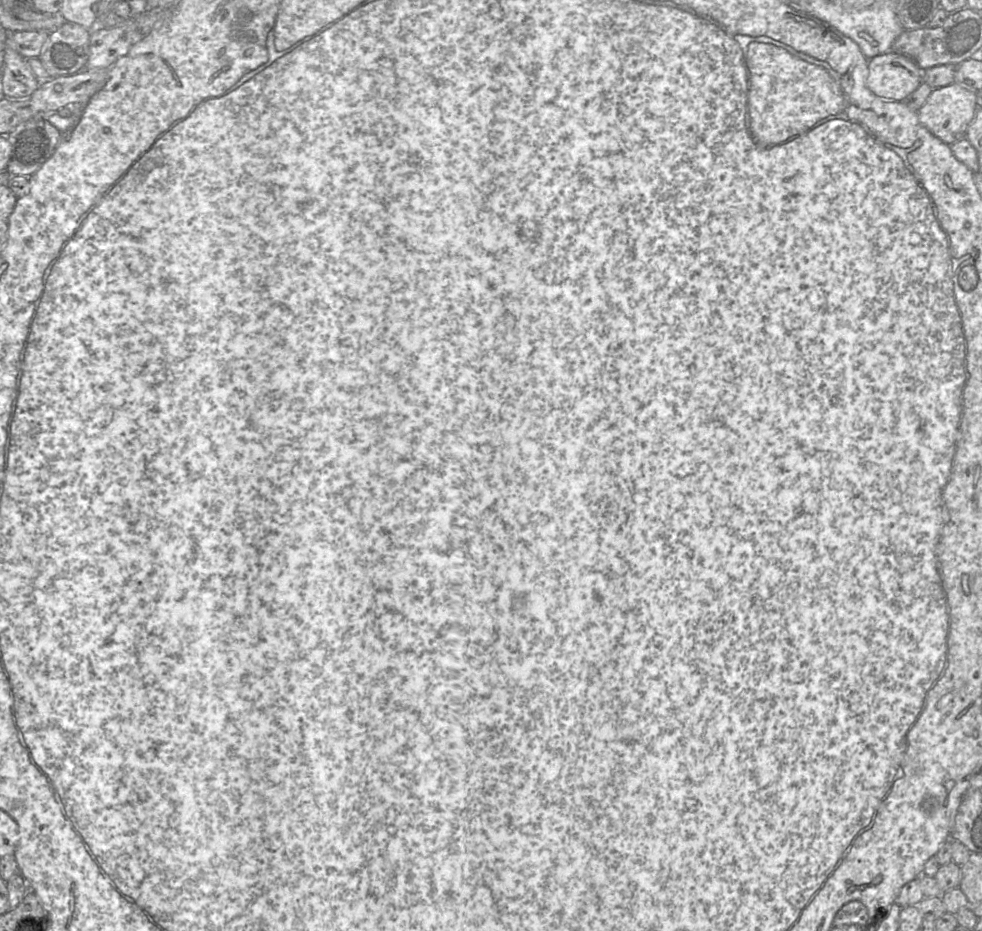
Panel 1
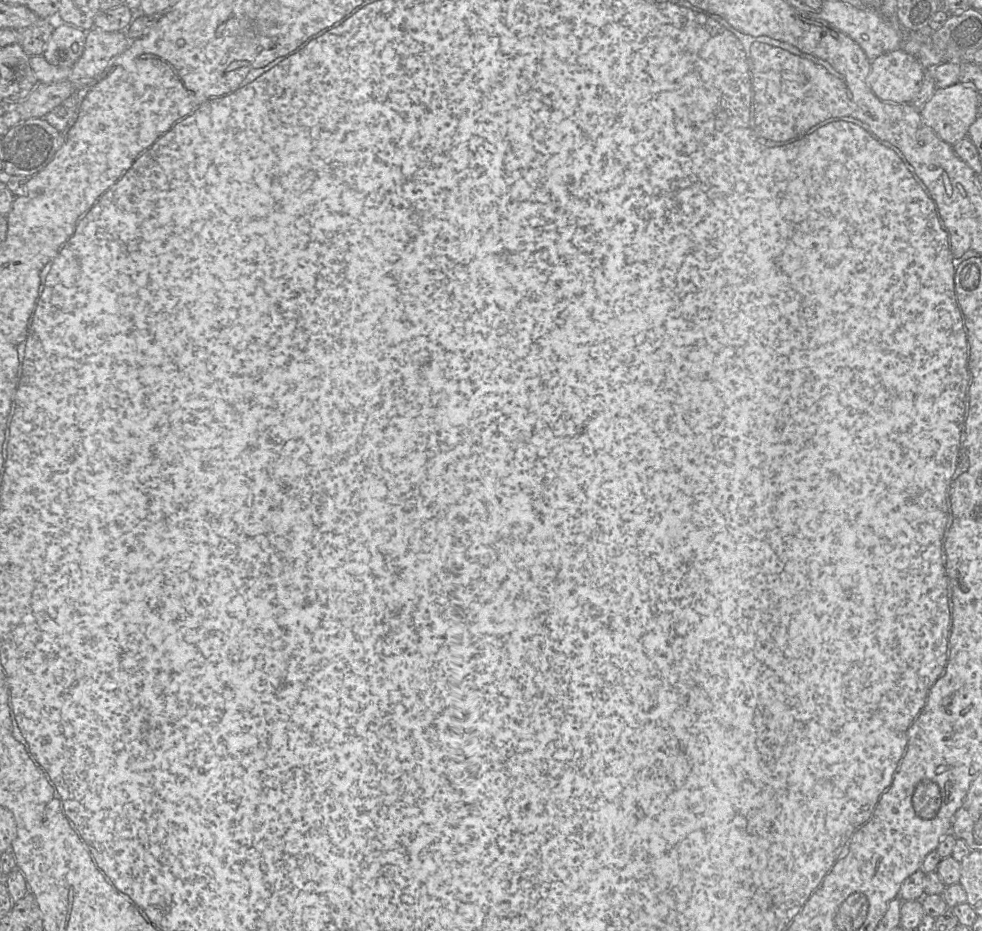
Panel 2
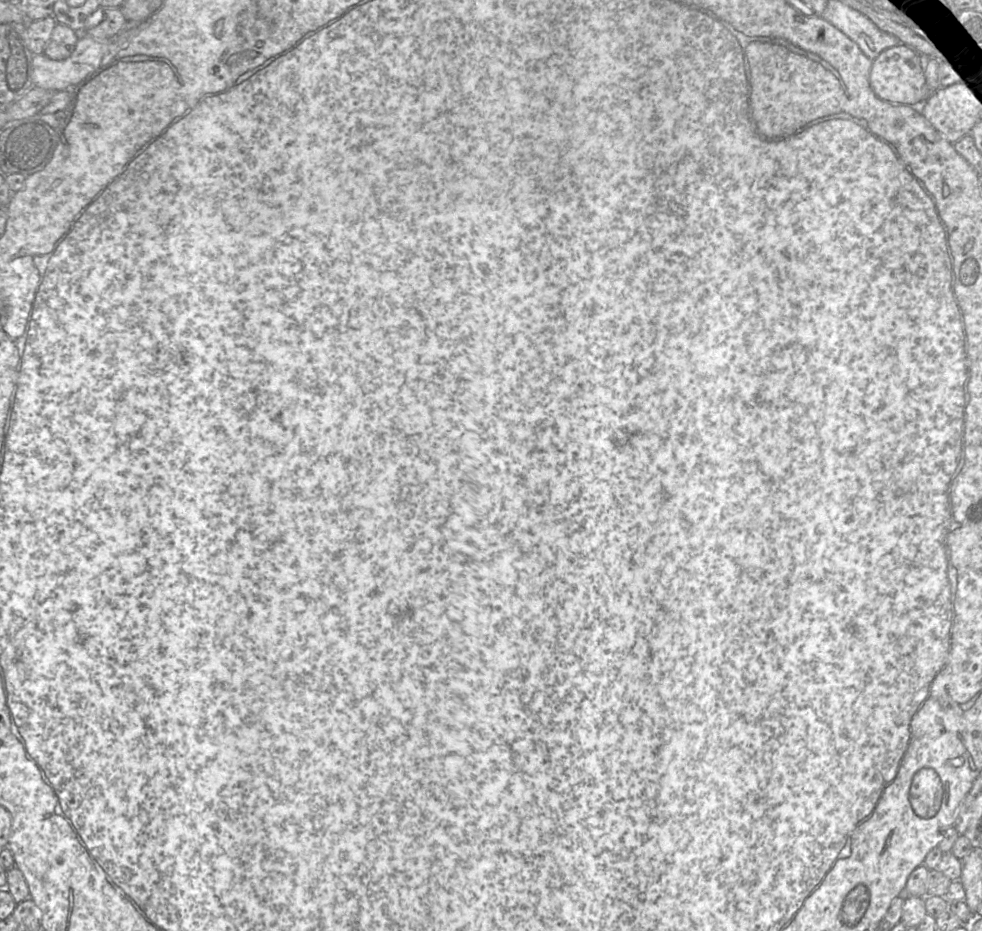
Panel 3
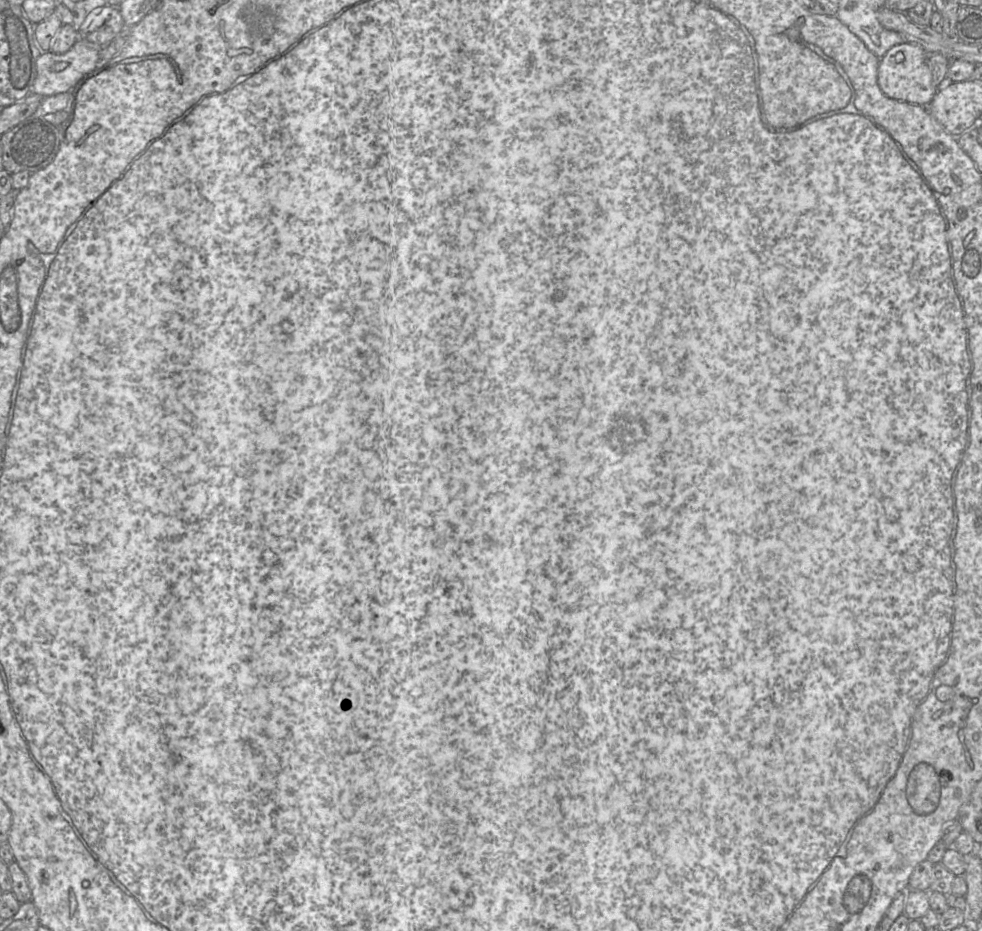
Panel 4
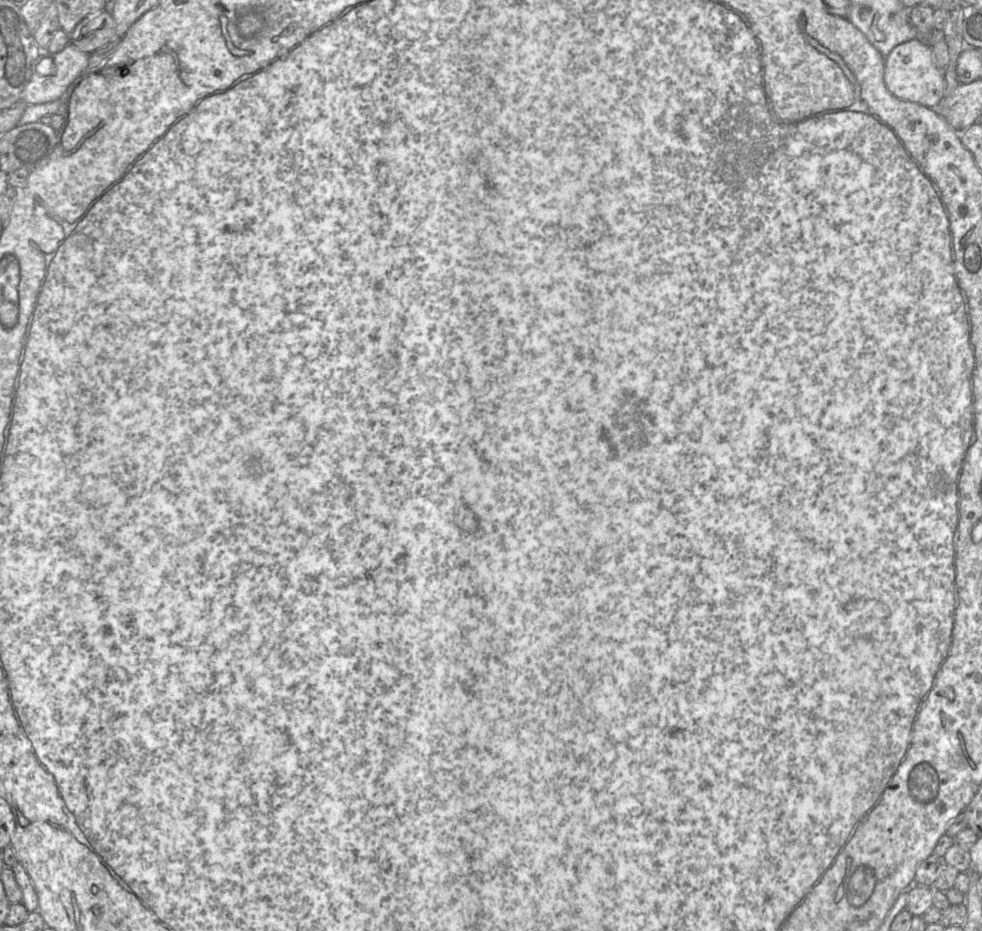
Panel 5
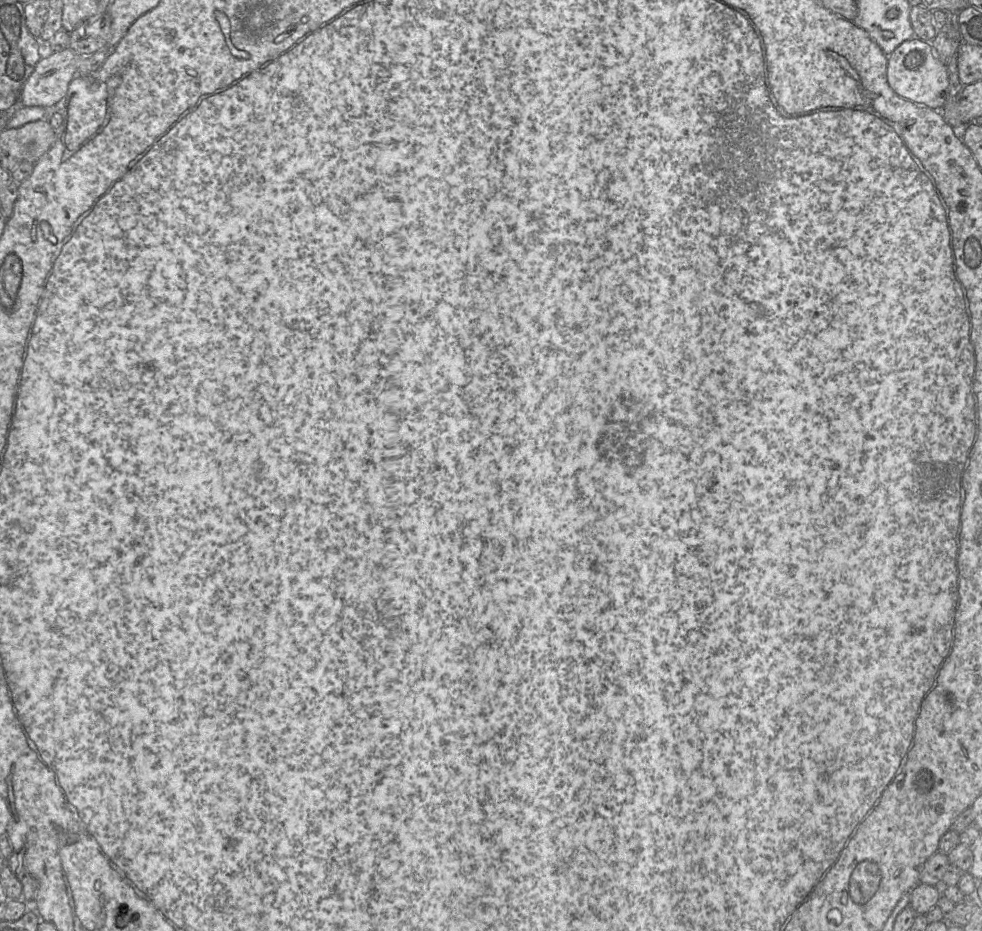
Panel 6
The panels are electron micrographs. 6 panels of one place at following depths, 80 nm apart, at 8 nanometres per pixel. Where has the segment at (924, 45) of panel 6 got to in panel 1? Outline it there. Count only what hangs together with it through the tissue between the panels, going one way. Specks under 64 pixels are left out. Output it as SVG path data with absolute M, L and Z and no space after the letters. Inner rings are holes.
M889 51L868 60L866 85L879 98L903 101L921 84L922 74L911 59Z

